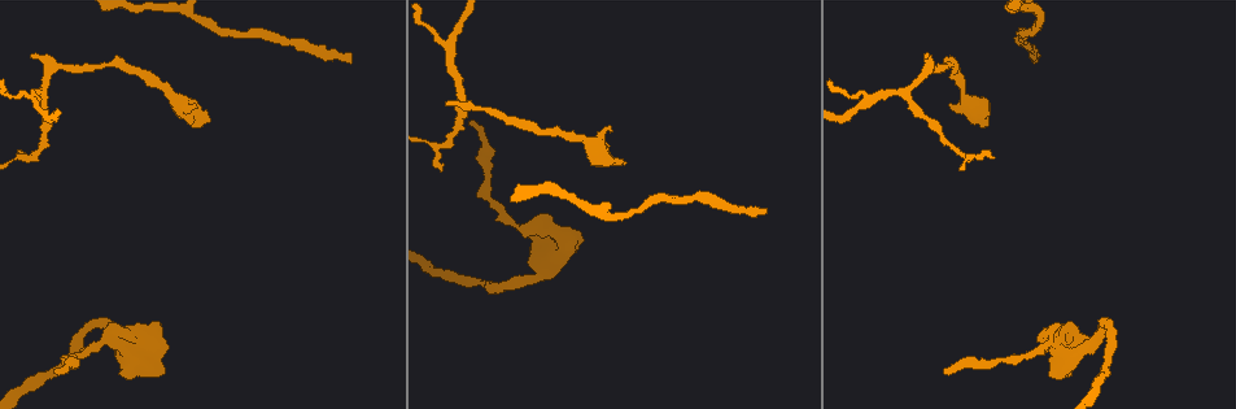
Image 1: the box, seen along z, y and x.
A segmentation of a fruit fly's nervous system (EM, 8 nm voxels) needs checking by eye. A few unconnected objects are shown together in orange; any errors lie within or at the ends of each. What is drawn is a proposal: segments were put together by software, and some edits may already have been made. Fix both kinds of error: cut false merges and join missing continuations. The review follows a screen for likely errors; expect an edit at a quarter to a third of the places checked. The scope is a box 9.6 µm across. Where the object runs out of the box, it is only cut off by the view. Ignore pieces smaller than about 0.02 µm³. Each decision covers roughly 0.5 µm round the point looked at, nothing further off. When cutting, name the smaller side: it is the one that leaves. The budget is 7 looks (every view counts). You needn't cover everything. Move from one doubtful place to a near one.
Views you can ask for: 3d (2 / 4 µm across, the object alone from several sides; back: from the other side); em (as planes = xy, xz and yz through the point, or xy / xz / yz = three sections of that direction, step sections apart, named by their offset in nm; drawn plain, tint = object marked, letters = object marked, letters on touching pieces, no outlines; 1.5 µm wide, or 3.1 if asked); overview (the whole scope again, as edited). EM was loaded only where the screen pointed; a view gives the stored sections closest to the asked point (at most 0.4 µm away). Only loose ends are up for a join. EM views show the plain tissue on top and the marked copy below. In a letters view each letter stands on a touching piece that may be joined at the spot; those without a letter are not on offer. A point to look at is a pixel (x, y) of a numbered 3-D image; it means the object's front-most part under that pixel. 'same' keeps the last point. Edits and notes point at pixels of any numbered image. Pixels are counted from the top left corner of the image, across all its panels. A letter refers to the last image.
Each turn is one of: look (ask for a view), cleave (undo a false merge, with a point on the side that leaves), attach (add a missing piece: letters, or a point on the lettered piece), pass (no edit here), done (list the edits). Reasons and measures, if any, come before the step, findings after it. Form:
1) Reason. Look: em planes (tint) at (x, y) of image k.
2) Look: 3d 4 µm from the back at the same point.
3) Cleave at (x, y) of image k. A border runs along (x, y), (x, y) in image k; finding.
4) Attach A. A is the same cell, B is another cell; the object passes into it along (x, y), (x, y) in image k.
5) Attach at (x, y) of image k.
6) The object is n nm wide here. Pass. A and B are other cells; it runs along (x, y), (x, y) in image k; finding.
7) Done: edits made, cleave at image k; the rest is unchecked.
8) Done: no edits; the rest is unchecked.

Tapers out. Look: 3d 4 µm at (993, 157) of image 1.

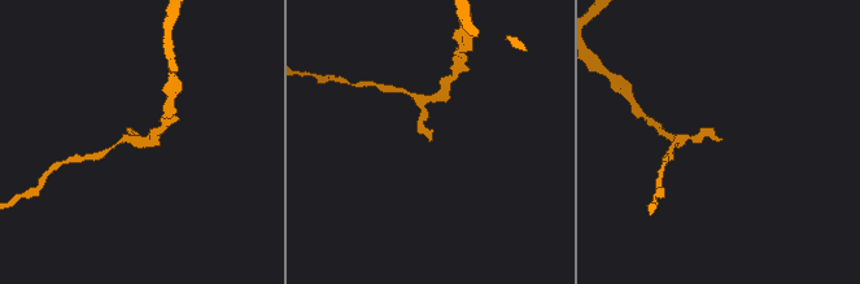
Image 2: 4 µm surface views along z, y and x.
Shape alone is not enough. Look: em planes (letters) at (430, 141) of image 2.

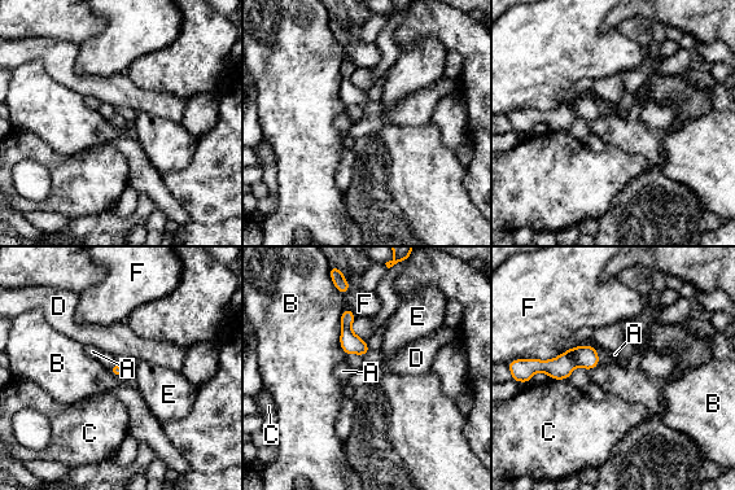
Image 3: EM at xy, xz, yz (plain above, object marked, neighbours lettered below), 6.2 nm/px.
The longest contact is with B, 300 nm. Pass. A, B, C, D, E and F are other cells; a border runs along (342, 309), (340, 348), (346, 355) in image 3; none of them fits.

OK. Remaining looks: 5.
Tapers out. Look: 3d 4 µm at (448, 104) of image 1.

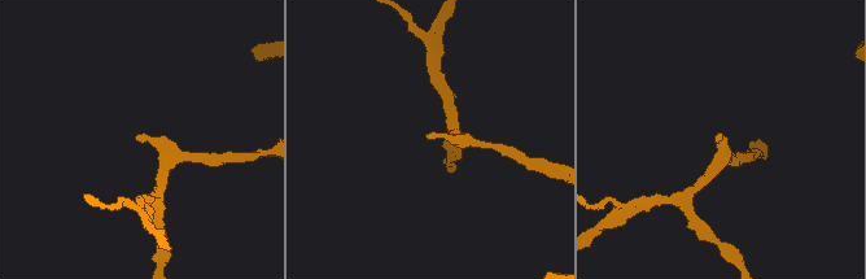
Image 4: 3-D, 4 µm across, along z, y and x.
Look: em xz step 4 (letters) at (720, 140) of image 4.

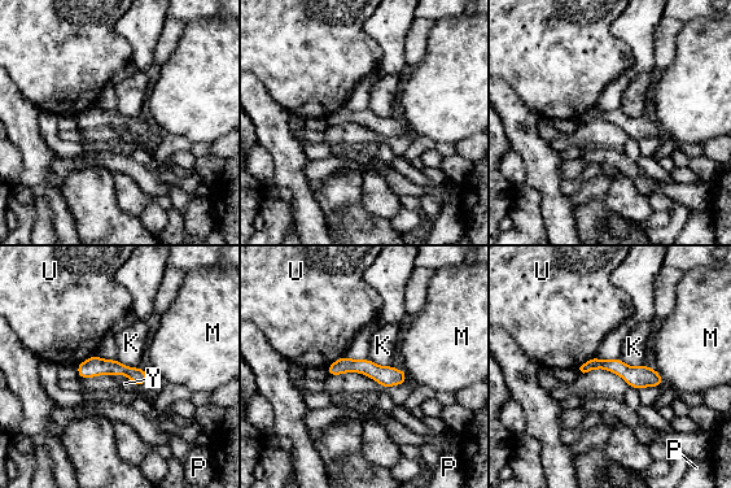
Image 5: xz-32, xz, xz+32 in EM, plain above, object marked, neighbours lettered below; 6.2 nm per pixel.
Pass. K, M, P, U and Y are other cells; it runs along (585, 367), (613, 365), (659, 382) in image 5; no lettered piece goes on from it.

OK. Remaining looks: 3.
An open end. Look: 3d 2 µm at (58, 370) of image 1.

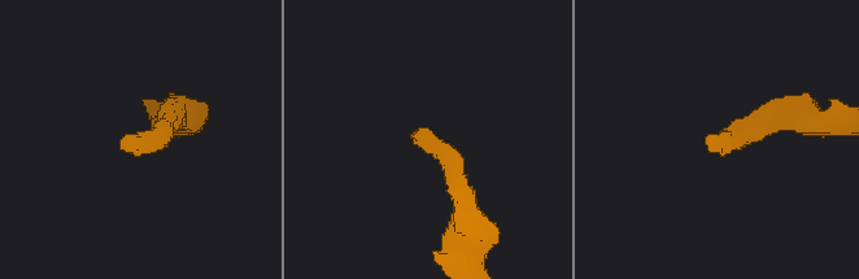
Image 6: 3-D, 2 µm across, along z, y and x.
Look: em planes (letters) at (424, 129) of image 6.

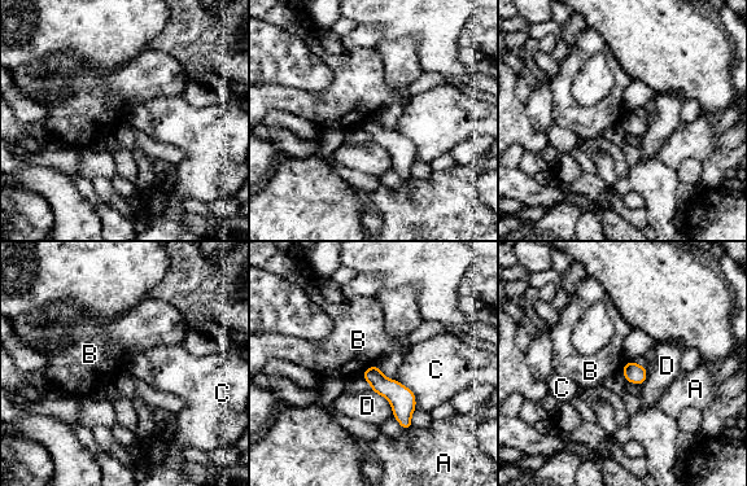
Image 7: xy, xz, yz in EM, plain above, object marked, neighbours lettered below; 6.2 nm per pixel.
The longest contact is with C, 240 nm. Pass. A, B, C and D are other cells; a border runs along (376, 363), (359, 373) in image 7; no lettered piece goes on from it.

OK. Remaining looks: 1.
Done: no edits; the rest is unchecked.

